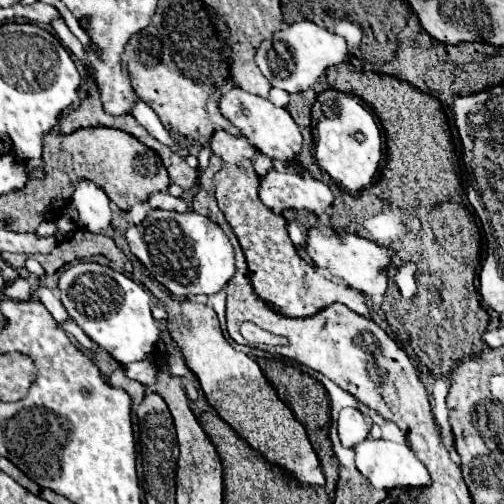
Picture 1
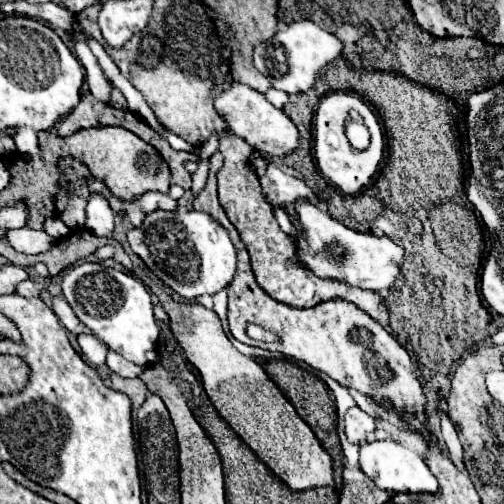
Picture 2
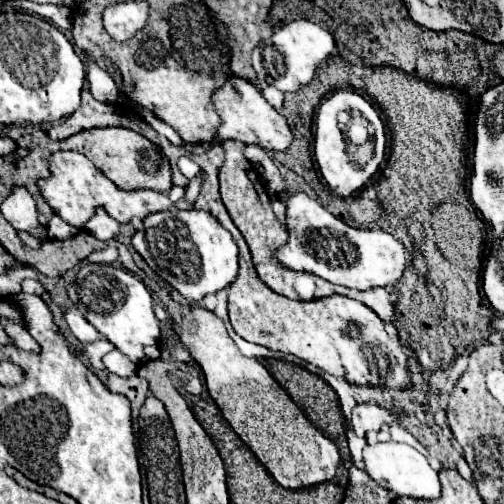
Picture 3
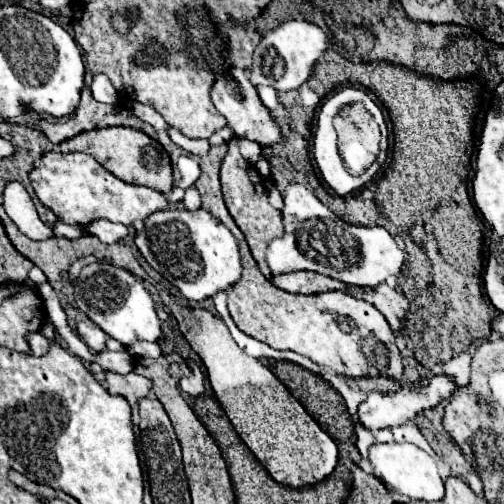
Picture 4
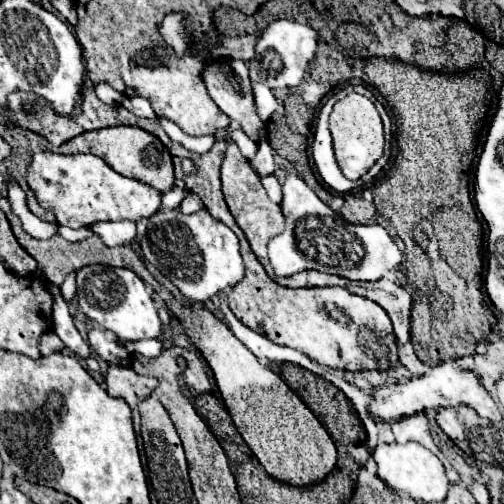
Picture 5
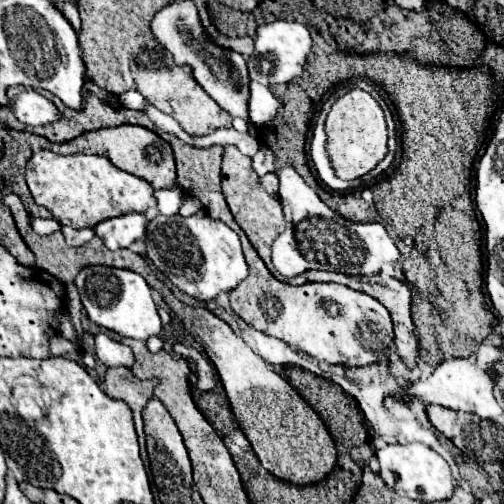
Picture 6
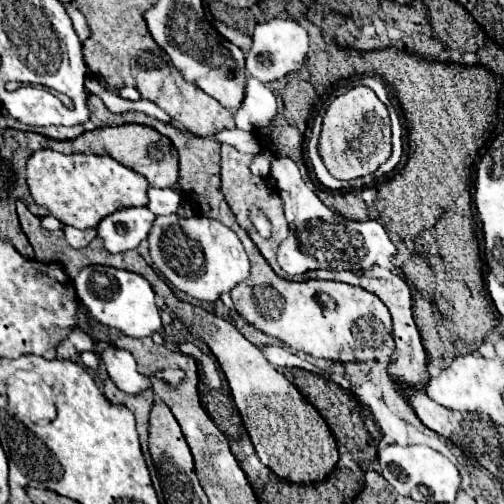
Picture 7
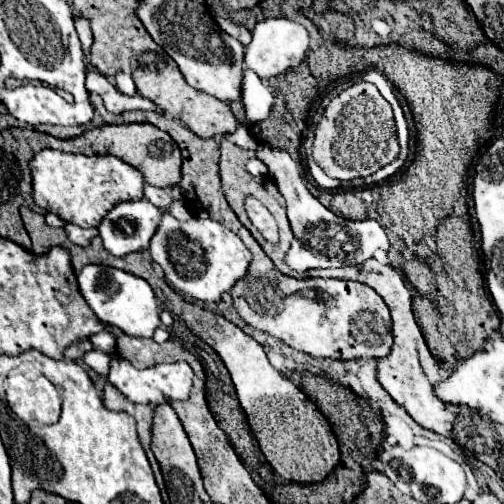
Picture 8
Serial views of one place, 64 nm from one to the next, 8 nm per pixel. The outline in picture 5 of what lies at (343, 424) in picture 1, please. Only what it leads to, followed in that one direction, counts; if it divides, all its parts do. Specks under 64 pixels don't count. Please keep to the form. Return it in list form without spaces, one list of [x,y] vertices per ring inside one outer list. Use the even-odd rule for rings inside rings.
[[[448,362],[434,366],[428,374],[424,374],[424,376],[420,376],[416,380],[406,380],[406,382],[398,382],[398,384],[376,388],[372,392],[372,404],[366,410],[368,410],[368,416],[372,416],[374,420],[380,420],[380,422],[396,422],[400,418],[418,414],[418,412],[422,412],[426,408],[438,410],[438,408],[458,406],[458,404],[472,406],[478,412],[478,416],[488,418],[492,422],[502,420],[500,410],[496,408],[494,400],[488,396],[486,388],[476,378],[476,374],[474,372],[466,372],[466,370],[458,370],[458,368],[450,366]]]

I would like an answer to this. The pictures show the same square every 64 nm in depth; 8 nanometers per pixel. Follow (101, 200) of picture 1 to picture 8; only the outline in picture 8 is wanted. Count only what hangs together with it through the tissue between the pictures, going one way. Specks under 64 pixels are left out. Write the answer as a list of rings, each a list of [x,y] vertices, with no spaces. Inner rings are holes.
[[[142,198],[136,202],[130,200],[116,204],[104,216],[98,230],[104,240],[104,248],[112,256],[126,256],[130,252],[148,248],[160,220],[162,212]]]

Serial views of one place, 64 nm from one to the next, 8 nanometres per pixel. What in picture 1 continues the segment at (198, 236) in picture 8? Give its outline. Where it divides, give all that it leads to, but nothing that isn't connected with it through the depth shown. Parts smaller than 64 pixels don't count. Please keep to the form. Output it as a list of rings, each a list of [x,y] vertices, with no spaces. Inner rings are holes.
[[[152,210],[142,224],[132,226],[126,230],[126,240],[130,246],[130,252],[150,270],[150,274],[166,286],[174,296],[186,298],[196,294],[214,294],[226,286],[226,282],[234,276],[234,250],[228,240],[228,236],[222,232],[218,224],[208,220],[206,216],[198,212],[168,212],[168,210]]]

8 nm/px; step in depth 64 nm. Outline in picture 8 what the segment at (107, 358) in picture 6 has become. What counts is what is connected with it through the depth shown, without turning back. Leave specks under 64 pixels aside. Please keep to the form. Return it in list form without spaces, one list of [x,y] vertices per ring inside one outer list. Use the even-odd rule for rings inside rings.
[[[112,354],[110,356],[110,372],[108,372],[108,380],[110,384],[114,384],[124,396],[128,396],[132,402],[140,402],[140,404],[164,404],[168,402],[168,398],[174,400],[186,400],[190,396],[190,388],[192,388],[192,368],[186,362],[176,362],[176,364],[158,364],[146,370],[136,370],[132,366],[130,360]]]

